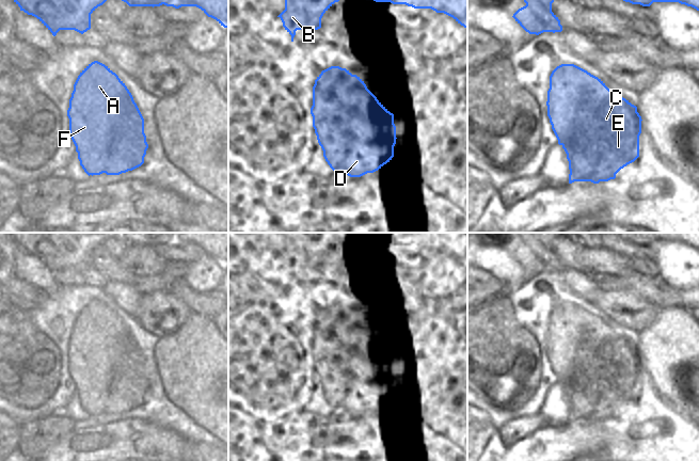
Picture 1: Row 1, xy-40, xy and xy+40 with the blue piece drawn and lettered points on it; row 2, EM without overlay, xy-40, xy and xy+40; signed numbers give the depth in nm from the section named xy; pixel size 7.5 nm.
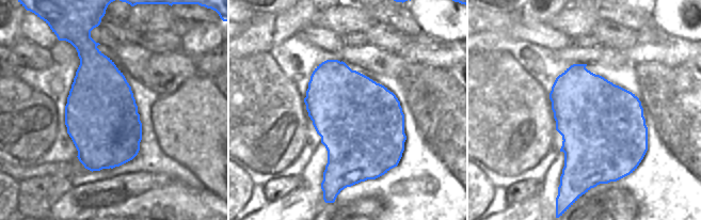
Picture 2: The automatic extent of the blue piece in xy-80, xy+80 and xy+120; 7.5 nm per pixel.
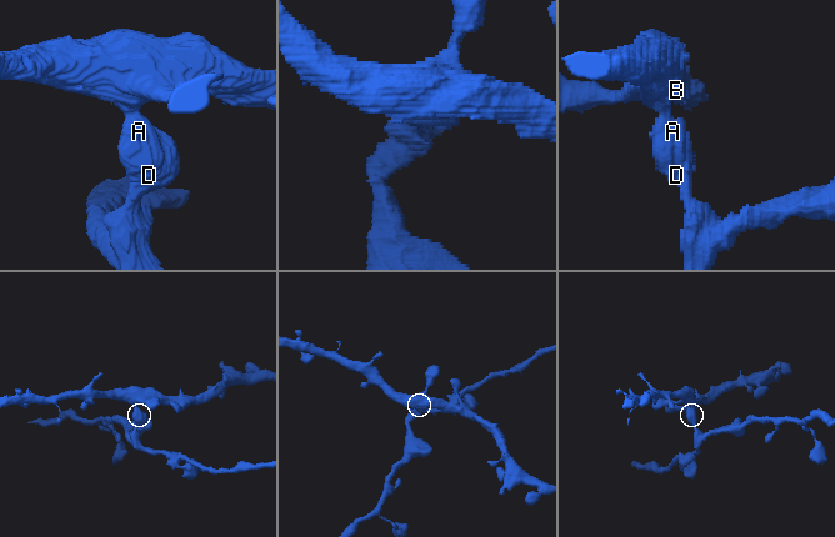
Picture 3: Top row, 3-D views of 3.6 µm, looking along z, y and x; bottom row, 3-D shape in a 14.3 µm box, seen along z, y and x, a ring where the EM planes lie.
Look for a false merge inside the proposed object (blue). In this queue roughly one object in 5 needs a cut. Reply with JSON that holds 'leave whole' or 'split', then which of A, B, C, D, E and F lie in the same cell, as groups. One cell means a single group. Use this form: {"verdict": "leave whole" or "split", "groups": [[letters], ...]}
{"verdict": "split", "groups": [["A", "B", "F"], ["C", "D", "E"]]}

